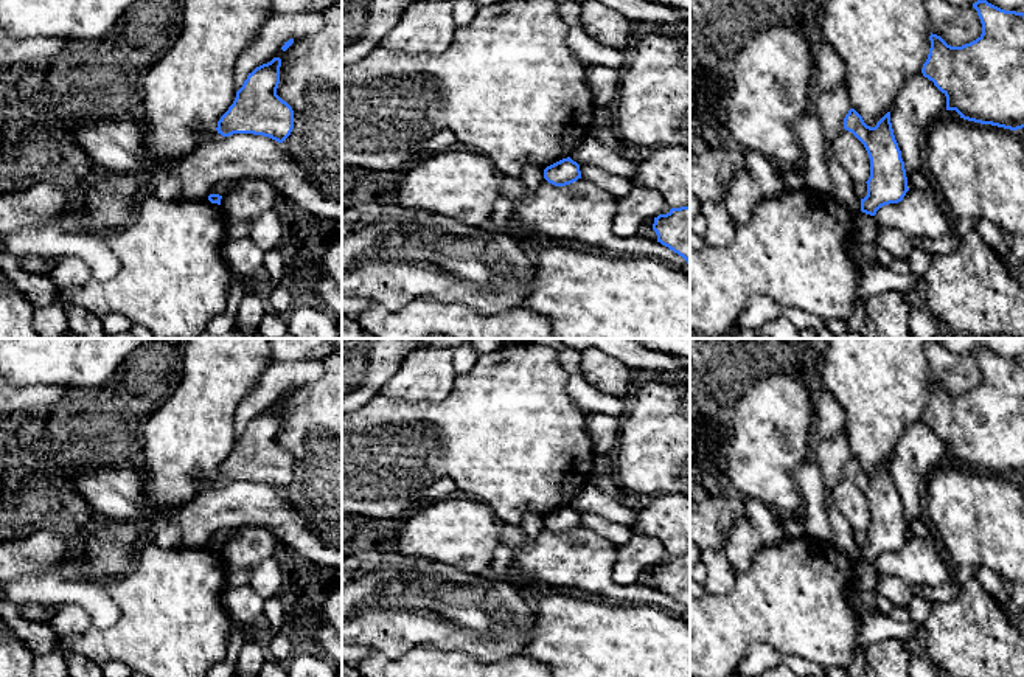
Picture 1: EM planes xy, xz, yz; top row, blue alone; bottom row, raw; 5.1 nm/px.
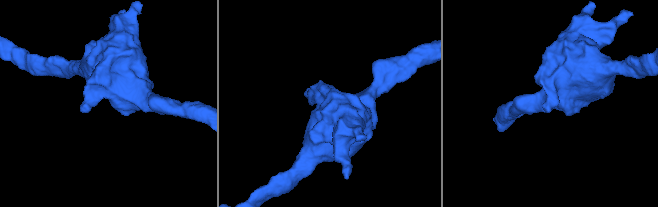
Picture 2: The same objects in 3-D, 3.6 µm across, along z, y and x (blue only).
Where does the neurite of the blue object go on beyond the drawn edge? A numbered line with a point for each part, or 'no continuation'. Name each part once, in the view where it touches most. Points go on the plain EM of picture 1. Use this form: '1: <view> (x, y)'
no continuation

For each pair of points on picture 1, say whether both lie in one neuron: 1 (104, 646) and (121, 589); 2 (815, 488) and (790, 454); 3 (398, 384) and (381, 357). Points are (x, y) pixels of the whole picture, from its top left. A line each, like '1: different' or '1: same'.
1: same
2: different
3: different

